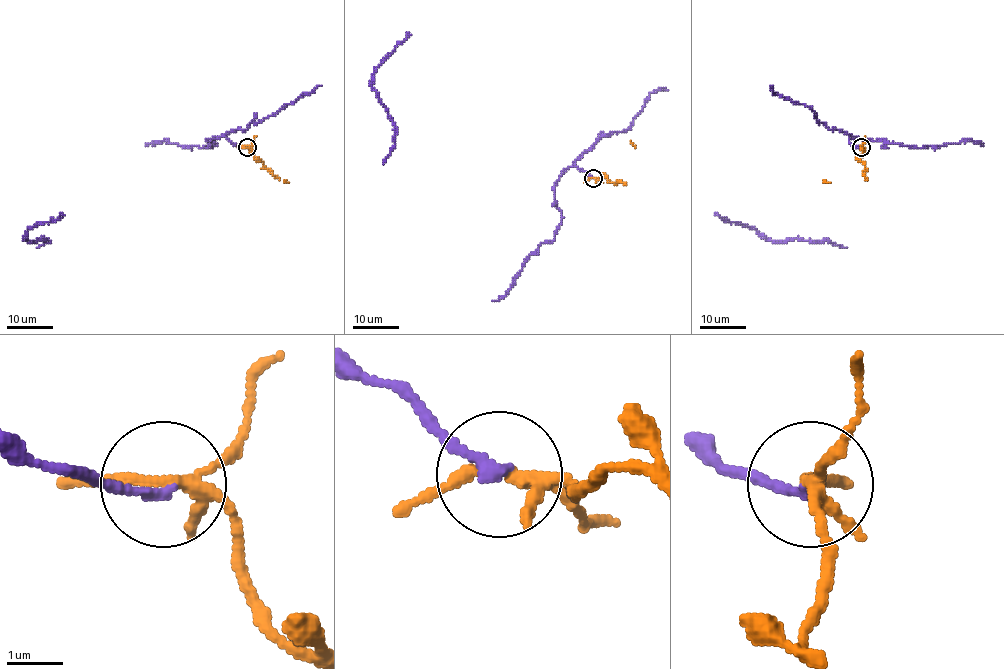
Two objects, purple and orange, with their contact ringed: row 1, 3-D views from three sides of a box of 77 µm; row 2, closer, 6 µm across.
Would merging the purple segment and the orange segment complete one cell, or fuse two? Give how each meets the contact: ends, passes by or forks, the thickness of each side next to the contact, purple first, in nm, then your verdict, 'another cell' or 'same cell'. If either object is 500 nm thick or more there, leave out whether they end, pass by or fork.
purple ends | orange forks | 180/190 nm | another cell

